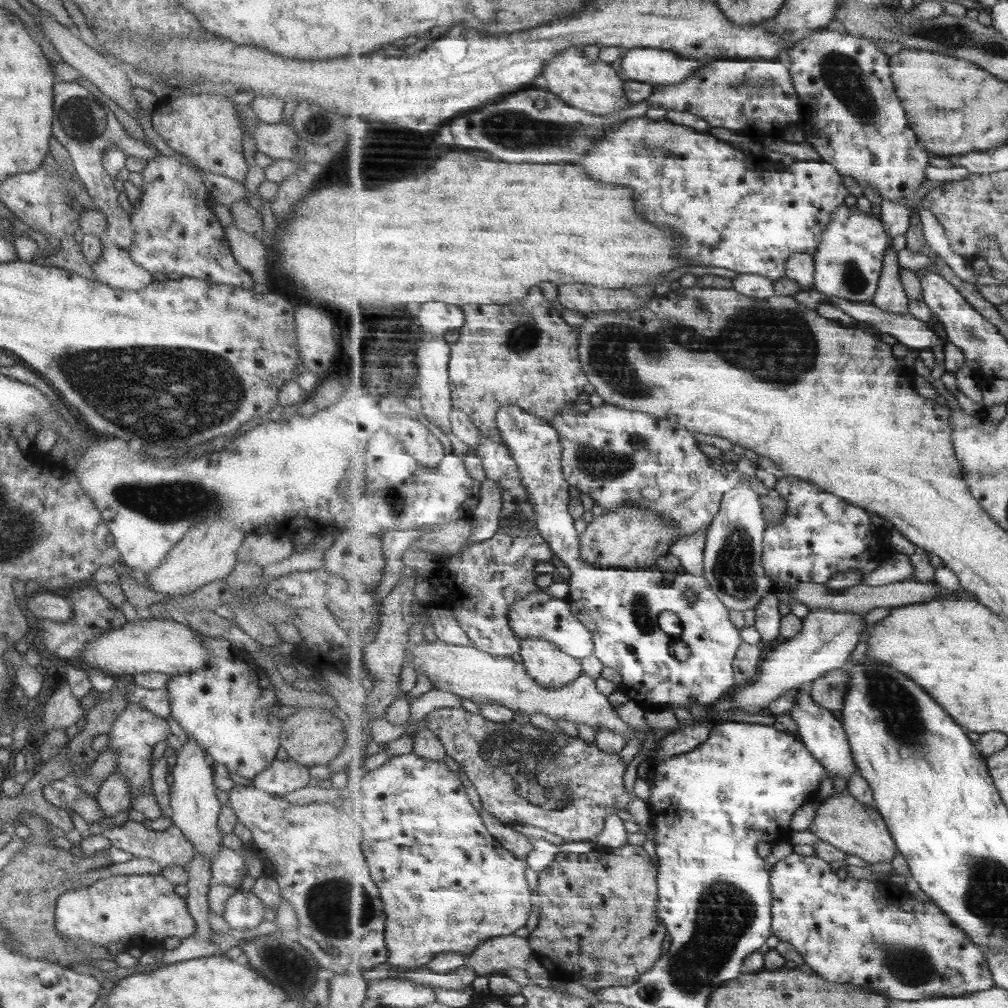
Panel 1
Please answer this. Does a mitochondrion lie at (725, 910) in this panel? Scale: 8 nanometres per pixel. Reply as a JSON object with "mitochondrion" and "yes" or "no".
{"mitochondrion":"yes"}

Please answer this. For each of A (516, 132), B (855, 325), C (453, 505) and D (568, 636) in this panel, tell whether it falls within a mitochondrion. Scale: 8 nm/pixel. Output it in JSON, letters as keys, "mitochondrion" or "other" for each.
{"A":"mitochondrion","B":"other","C":"other","D":"other"}

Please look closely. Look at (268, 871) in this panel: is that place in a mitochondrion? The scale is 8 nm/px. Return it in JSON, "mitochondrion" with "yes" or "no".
{"mitochondrion":"no"}

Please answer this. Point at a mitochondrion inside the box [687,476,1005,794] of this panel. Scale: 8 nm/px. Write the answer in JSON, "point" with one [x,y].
{"point":[898,711]}

